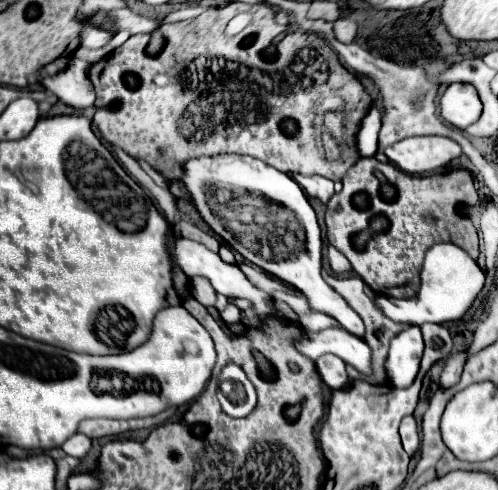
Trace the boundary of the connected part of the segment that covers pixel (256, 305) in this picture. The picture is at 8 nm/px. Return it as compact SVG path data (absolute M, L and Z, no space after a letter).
M180 238L180 240L174 242L174 256L176 256L180 268L186 272L188 278L192 278L192 276L206 276L212 282L212 286L214 286L216 292L220 292L224 296L234 296L234 298L248 300L250 302L250 308L241 311L241 321L245 326L259 327L263 323L262 320L264 318L268 318L268 316L272 316L272 314L278 312L274 308L274 300L264 290L260 290L256 284L252 284L248 280L248 276L236 264L222 262L220 256L216 252L208 250L204 244L194 242L194 240L188 240L188 238Z

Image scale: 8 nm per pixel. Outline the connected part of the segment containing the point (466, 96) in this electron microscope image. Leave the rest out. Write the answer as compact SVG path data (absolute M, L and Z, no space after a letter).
M450 84L440 98L440 114L454 128L464 130L480 118L482 102L472 84Z

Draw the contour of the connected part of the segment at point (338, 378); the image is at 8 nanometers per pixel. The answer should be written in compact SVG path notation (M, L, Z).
M324 354L316 360L316 370L322 378L322 382L332 388L339 390L345 388L350 380L346 371L346 364L333 354Z

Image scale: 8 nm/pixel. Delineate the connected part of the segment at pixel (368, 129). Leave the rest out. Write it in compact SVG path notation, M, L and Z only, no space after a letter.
M370 106L368 114L362 118L360 128L356 132L356 146L360 156L374 156L376 154L376 140L382 126L382 114L376 106Z

